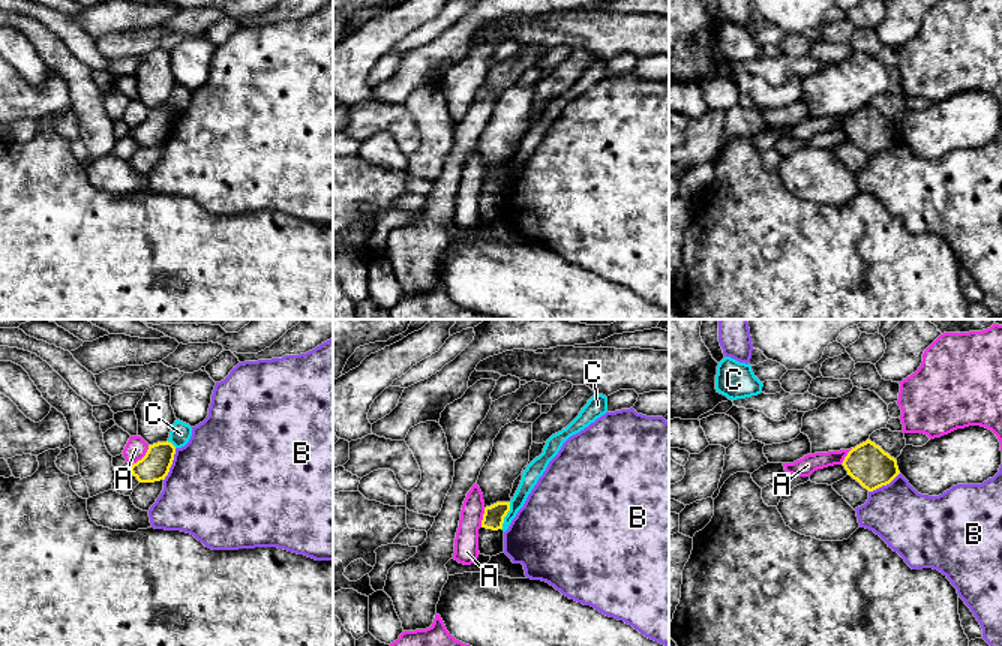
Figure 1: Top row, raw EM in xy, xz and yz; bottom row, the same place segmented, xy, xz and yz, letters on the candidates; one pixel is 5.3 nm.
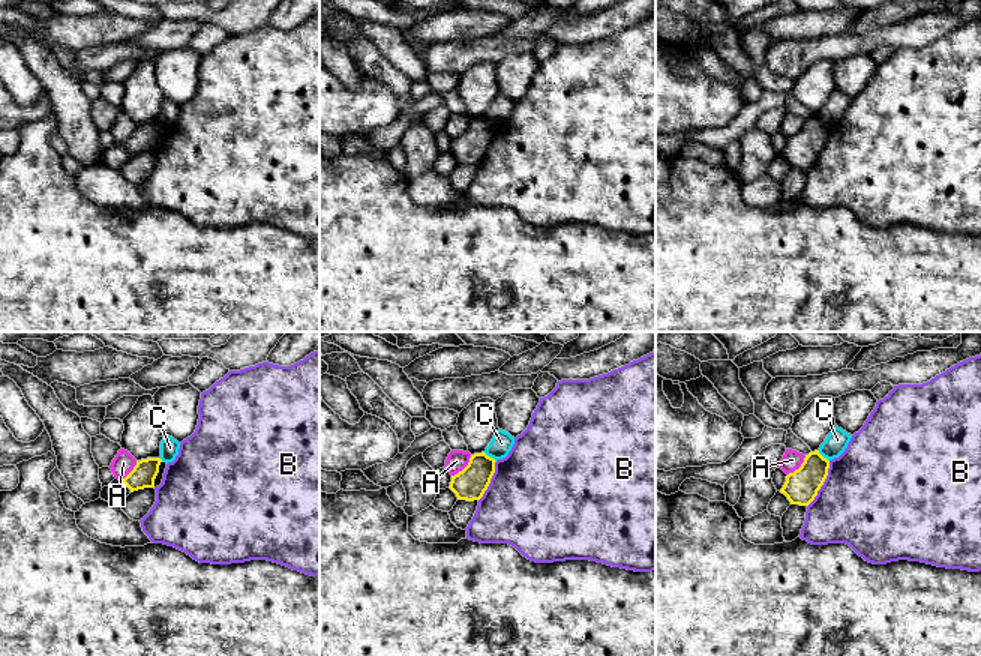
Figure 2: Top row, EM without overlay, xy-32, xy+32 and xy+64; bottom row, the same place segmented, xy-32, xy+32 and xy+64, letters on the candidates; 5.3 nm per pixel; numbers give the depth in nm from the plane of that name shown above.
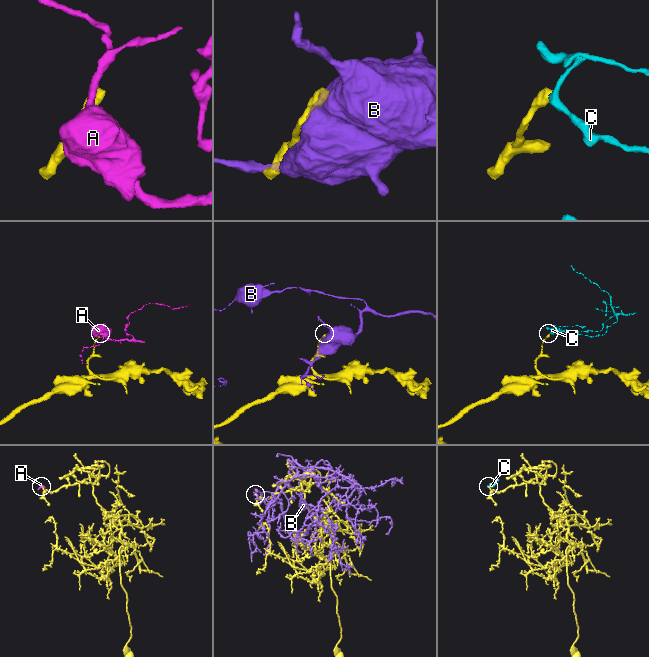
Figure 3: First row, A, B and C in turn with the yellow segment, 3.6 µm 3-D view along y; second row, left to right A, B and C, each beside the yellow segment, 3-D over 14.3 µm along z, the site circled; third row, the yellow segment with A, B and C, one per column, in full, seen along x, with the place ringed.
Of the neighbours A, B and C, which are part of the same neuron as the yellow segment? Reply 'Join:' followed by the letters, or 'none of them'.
Join: none of them

